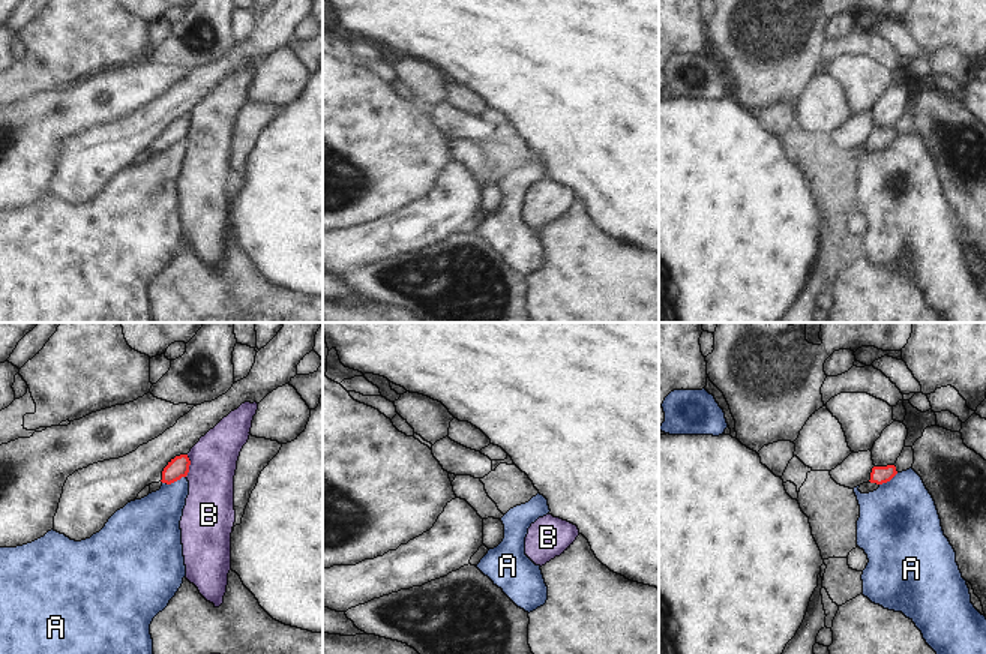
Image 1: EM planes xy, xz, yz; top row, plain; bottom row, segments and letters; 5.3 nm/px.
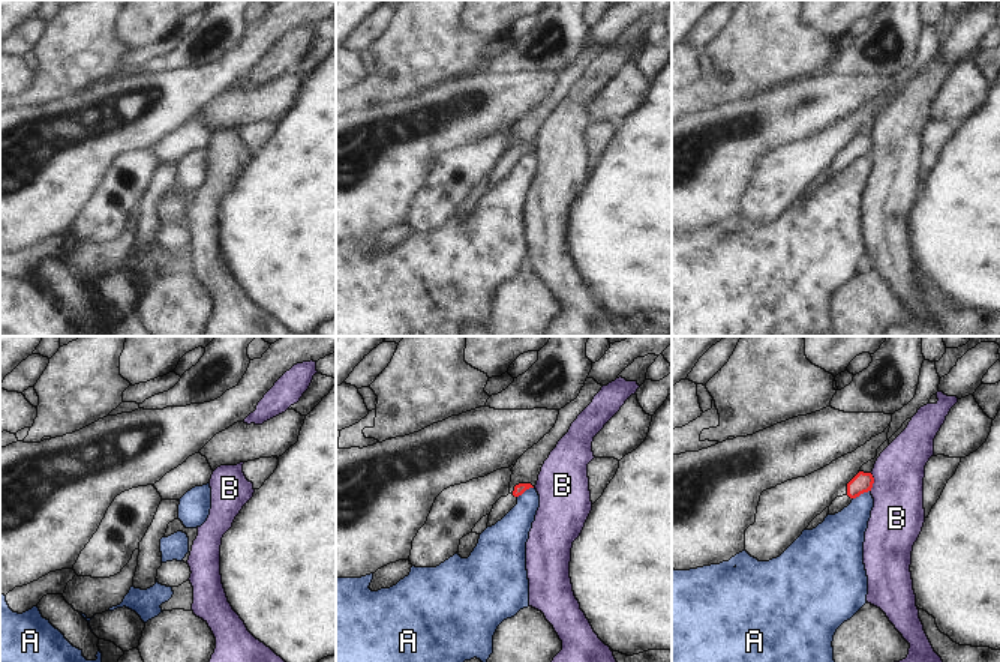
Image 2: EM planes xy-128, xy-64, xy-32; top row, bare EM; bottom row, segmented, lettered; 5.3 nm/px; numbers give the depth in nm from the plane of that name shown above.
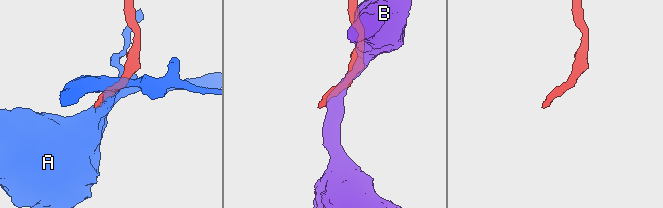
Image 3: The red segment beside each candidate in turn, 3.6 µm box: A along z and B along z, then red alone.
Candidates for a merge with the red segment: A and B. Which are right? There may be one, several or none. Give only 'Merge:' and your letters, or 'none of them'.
Merge: none of them

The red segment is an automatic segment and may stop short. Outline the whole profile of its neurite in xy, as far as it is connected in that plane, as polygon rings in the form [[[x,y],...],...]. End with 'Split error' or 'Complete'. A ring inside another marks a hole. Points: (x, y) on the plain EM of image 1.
[[[188,118],[176,120],[168,126],[168,129],[162,135],[162,147],[171,148],[182,141],[186,141],[189,136],[191,124]]]. Complete

